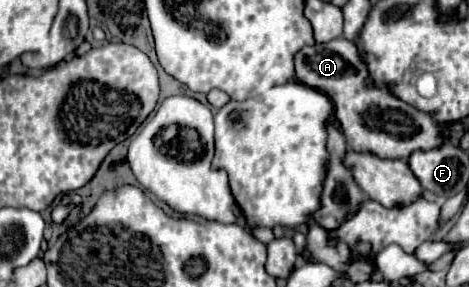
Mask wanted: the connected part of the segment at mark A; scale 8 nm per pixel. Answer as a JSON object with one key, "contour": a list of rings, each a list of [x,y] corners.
{"contour":[[[345,38],[319,46],[305,46],[295,56],[295,70],[299,82],[331,98],[347,146],[355,152],[371,152],[379,158],[407,160],[415,150],[433,150],[447,142],[447,136],[441,134],[441,128],[451,126],[451,122],[441,124],[431,114],[421,112],[393,96],[389,88],[375,86],[357,46]]]}

